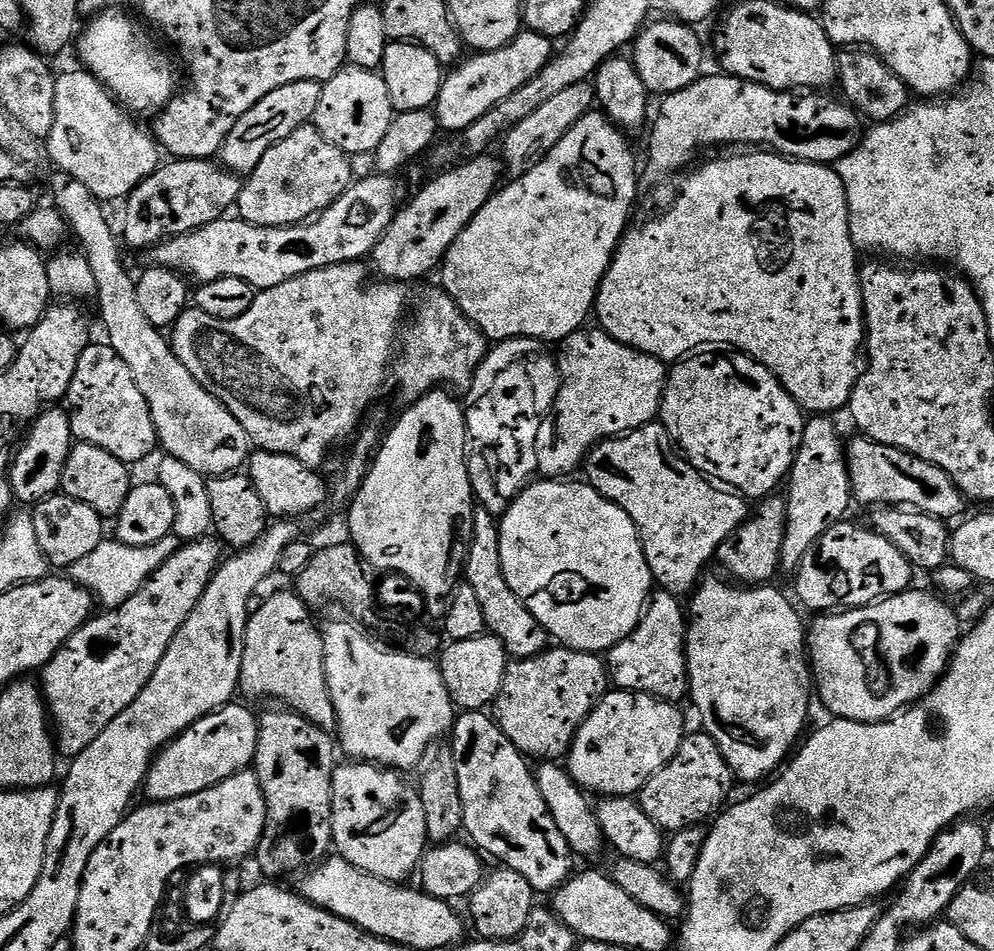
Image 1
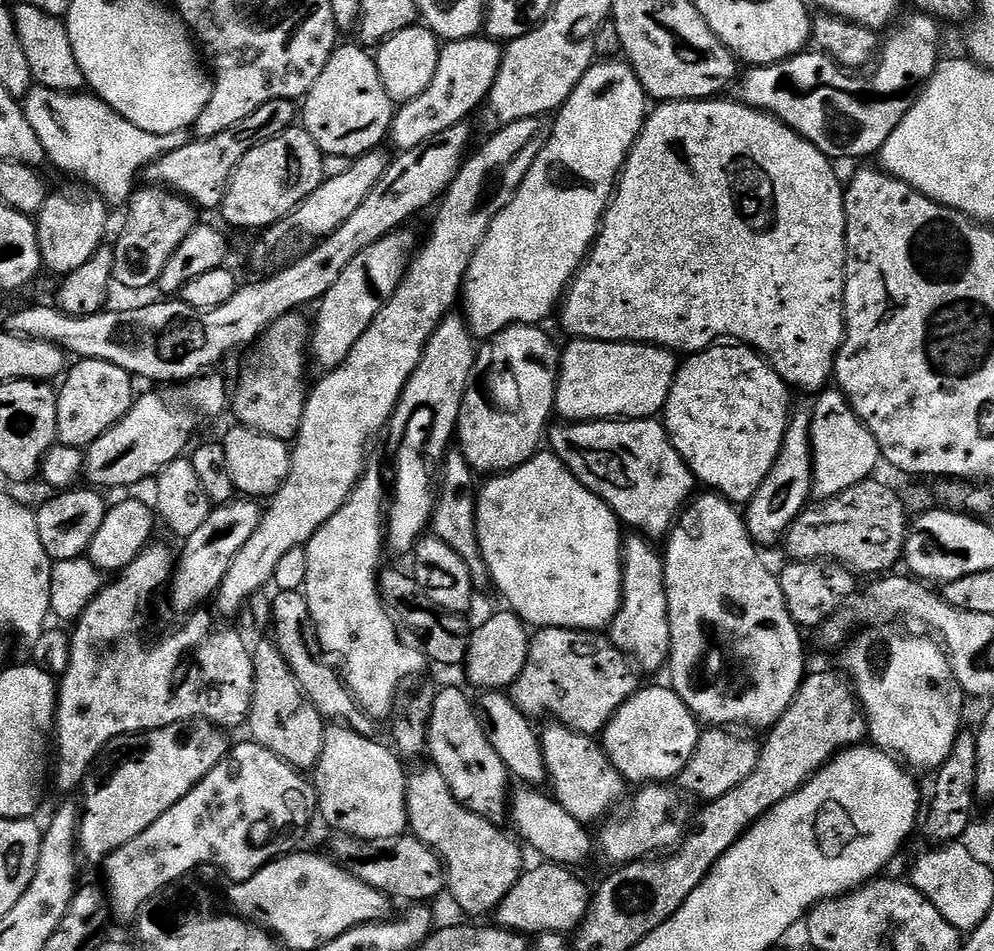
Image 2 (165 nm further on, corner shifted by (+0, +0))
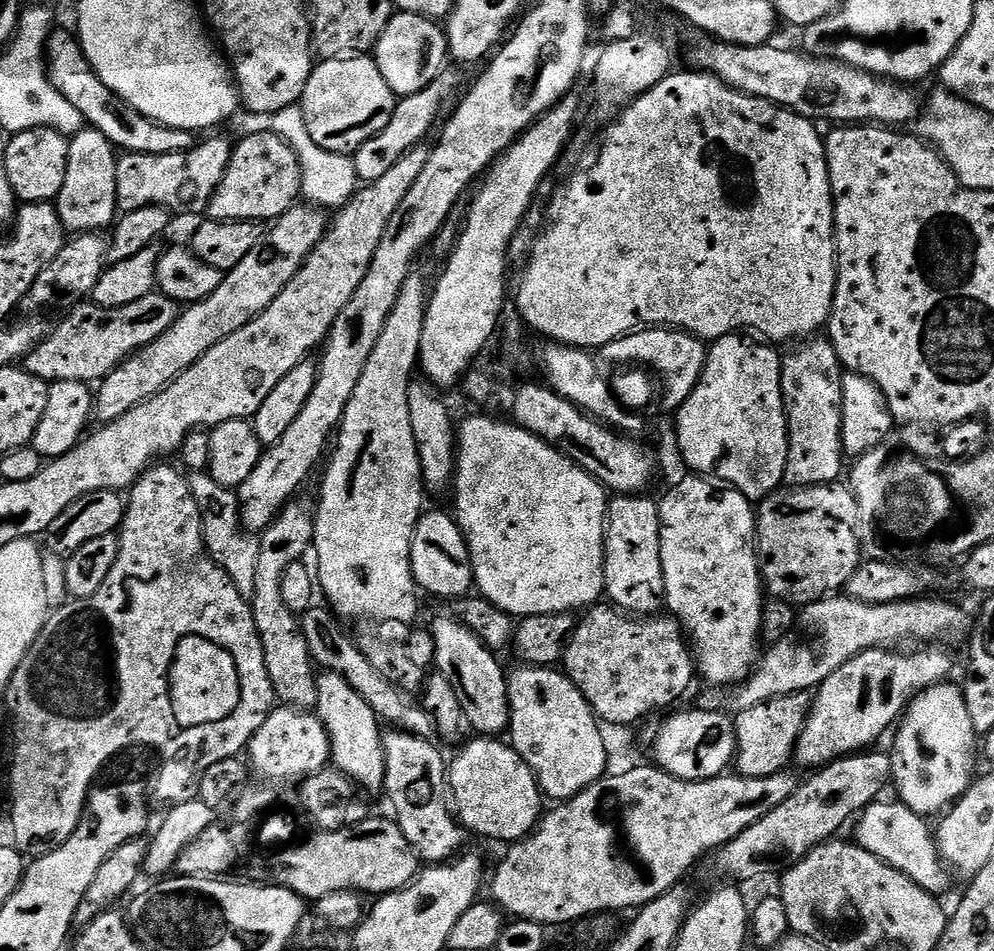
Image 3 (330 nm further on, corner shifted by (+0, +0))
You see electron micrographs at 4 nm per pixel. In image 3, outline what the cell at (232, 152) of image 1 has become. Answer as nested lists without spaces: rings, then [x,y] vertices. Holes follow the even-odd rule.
[[[212,136],[208,141],[178,154],[138,154],[129,152],[116,161],[116,207],[121,213],[159,206],[170,214],[196,216],[207,213],[208,203],[224,177],[232,157],[233,141]]]

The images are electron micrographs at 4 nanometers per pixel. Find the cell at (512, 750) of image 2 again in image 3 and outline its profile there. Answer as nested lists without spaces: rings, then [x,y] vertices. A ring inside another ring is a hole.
[[[444,616],[430,625],[436,651],[435,667],[448,679],[450,686],[454,686],[454,695],[458,698],[458,706],[462,706],[465,725],[476,731],[473,733],[499,737],[508,731],[506,668],[496,661],[499,660],[497,653],[484,645],[480,637],[465,630],[457,620]]]

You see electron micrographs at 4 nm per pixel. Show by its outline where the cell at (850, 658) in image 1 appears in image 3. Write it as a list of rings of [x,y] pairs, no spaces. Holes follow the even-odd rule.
[[[941,682],[925,689],[910,701],[906,715],[899,721],[895,729],[896,741],[890,747],[892,757],[891,783],[896,784],[899,803],[905,804],[922,817],[943,813],[945,809],[956,803],[963,796],[974,779],[972,759],[978,756],[978,735],[971,725],[969,711],[966,710],[963,691],[952,682]]]

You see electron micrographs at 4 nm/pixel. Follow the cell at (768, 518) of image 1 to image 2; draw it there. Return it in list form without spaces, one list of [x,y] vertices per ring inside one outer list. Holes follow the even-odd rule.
[[[793,411],[782,450],[778,450],[778,458],[770,474],[766,474],[762,486],[758,486],[751,500],[747,501],[746,511],[743,513],[753,542],[758,546],[776,544],[779,540],[781,543],[788,535],[788,527],[809,507],[812,499],[812,418],[807,411]]]

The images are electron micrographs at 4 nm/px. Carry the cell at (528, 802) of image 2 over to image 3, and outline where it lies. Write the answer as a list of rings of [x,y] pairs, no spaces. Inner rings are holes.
[[[472,738],[455,749],[456,757],[446,764],[446,788],[450,793],[450,807],[465,833],[489,836],[492,840],[515,842],[524,839],[536,828],[542,815],[542,793],[530,766],[513,750],[511,743],[500,738]]]

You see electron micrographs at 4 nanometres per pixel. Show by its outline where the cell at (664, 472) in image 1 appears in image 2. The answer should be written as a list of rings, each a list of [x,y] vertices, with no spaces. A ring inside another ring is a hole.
[[[659,419],[626,420],[586,420],[583,422],[560,422],[547,433],[546,440],[551,451],[575,476],[589,488],[595,496],[601,496],[612,507],[612,513],[621,525],[628,524],[637,533],[649,538],[667,537],[671,533],[679,515],[693,499],[698,481],[678,450],[668,439],[668,432]]]

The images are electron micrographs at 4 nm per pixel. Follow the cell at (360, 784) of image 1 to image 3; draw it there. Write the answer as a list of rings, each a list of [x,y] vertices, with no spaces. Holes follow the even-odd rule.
[[[327,670],[321,671],[316,677],[314,712],[320,717],[332,747],[331,767],[348,777],[357,788],[365,793],[379,793],[383,789],[386,778],[382,724],[377,720],[374,710],[366,706],[362,694],[358,694],[358,690],[354,690],[354,686],[350,686],[350,682],[346,682],[340,674]]]

